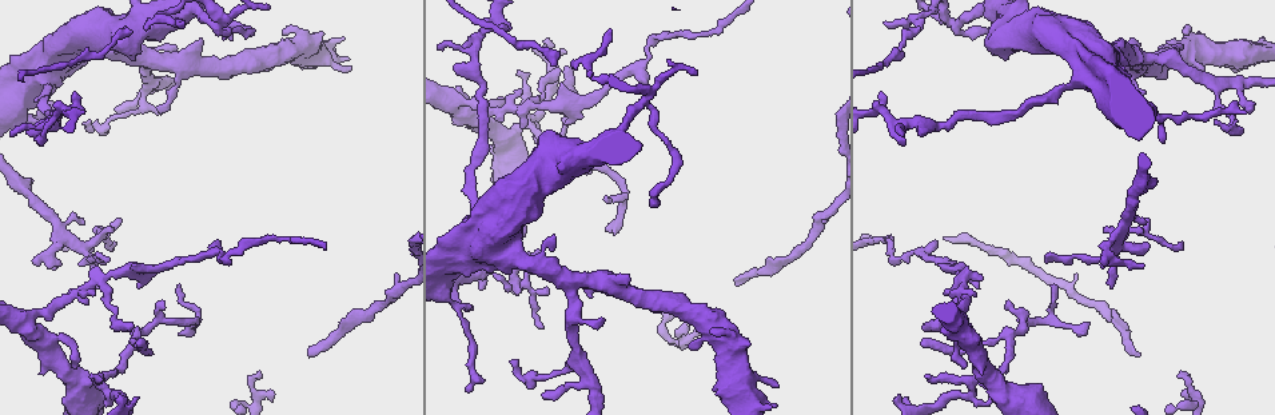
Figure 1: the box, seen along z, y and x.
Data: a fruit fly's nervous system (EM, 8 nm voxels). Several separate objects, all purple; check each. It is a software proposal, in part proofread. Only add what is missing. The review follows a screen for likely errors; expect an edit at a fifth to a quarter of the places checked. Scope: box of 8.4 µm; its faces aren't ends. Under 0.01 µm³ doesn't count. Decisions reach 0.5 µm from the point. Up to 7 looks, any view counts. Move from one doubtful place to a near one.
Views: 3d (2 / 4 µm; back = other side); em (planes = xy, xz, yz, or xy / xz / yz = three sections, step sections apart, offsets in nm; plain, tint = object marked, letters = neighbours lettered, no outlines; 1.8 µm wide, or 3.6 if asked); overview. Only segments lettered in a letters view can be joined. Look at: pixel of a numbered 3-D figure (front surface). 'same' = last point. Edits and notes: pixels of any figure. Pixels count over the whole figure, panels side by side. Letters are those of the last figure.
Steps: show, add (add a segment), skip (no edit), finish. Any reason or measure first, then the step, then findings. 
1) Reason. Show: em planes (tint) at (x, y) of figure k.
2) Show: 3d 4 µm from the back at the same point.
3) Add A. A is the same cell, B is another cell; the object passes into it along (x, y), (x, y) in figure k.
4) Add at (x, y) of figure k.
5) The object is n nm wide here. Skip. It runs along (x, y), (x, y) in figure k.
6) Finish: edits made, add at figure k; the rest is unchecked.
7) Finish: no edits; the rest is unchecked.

A narrow waist. Show: 3d 2 µm at (113, 316) of figure 1.

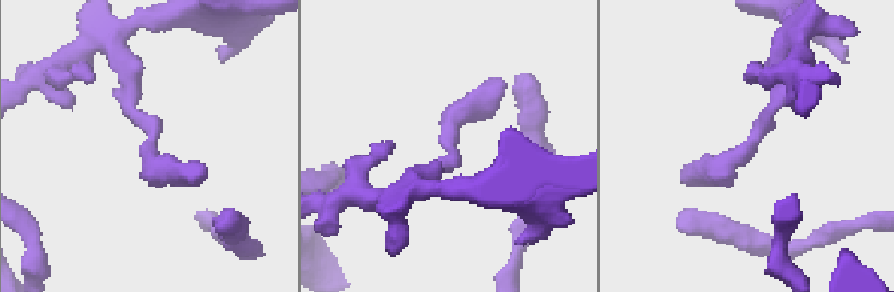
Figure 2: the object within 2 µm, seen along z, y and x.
Show: em xy step 4 (tint) at (454, 139) of figure 2.

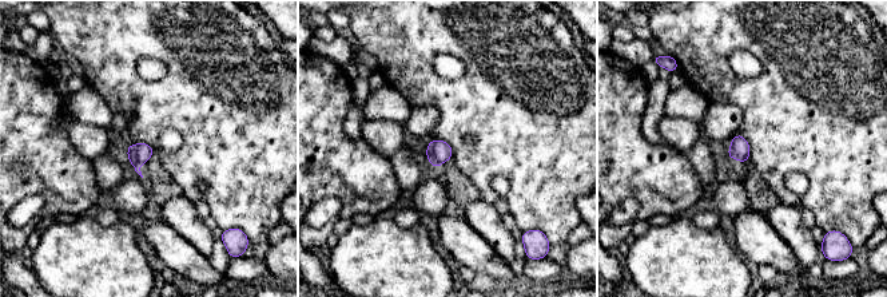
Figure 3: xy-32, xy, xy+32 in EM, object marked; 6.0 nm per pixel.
Show: em xz step 16 (letters) at the same point.

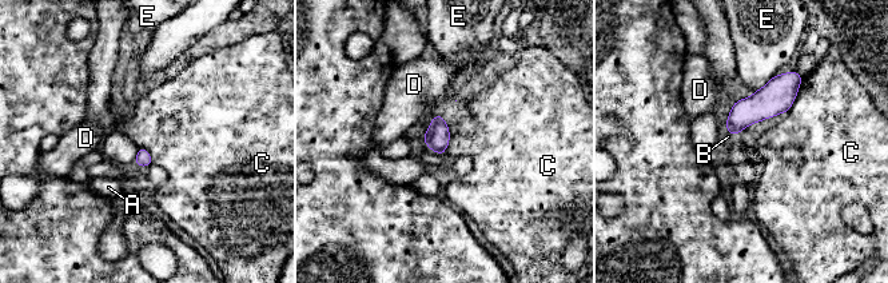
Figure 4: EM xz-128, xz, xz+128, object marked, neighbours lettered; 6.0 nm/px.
The object is 70 nm wide here. Skip. A, B, C, D and E are other cells; a border runs along (804, 78), (795, 102), (785, 112) in figure 4; none of them fits.

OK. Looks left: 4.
Branch stops here. Show: 3d 4 µm at (1244, 111) of figure 1.

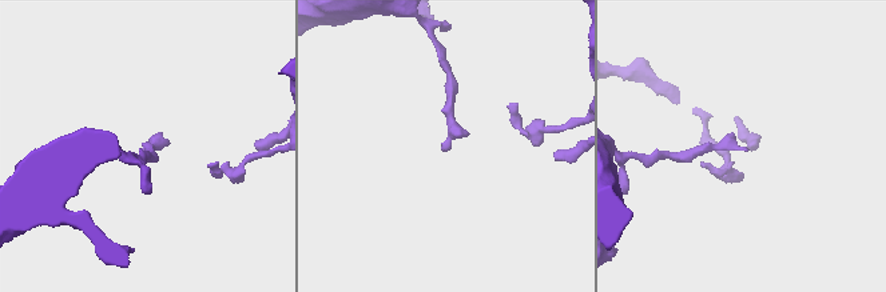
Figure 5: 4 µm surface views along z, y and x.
Now the EM. Show: em yz step 8 (letters) at (442, 148) of figure 5.

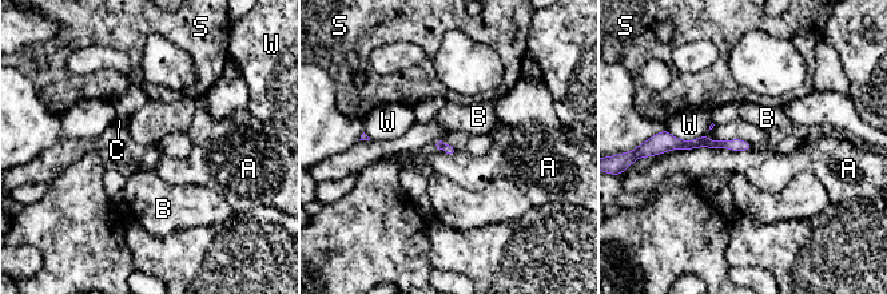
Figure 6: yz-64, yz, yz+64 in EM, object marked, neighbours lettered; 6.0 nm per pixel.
Skip. A, B, C, S and W are other cells; no lettered segment goes on from it.

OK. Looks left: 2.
Thin end. Show: em planes (letters) at (307, 355) of figure 1.

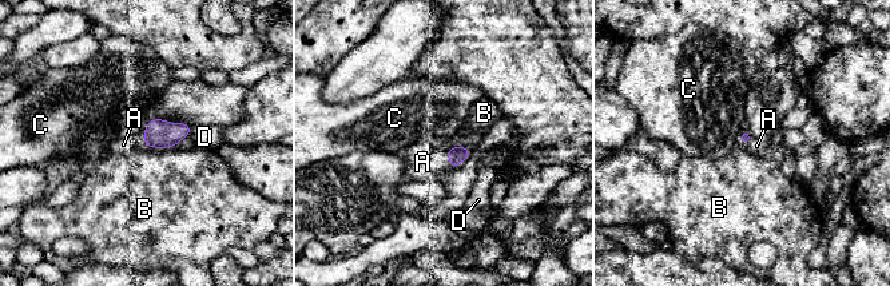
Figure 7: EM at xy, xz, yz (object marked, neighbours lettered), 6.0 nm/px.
Add A. A is the same cell, B, C and D are other cells; it goes on there.

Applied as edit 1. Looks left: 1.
Finish: edits made, add at figure 7; the rest is unchecked.

